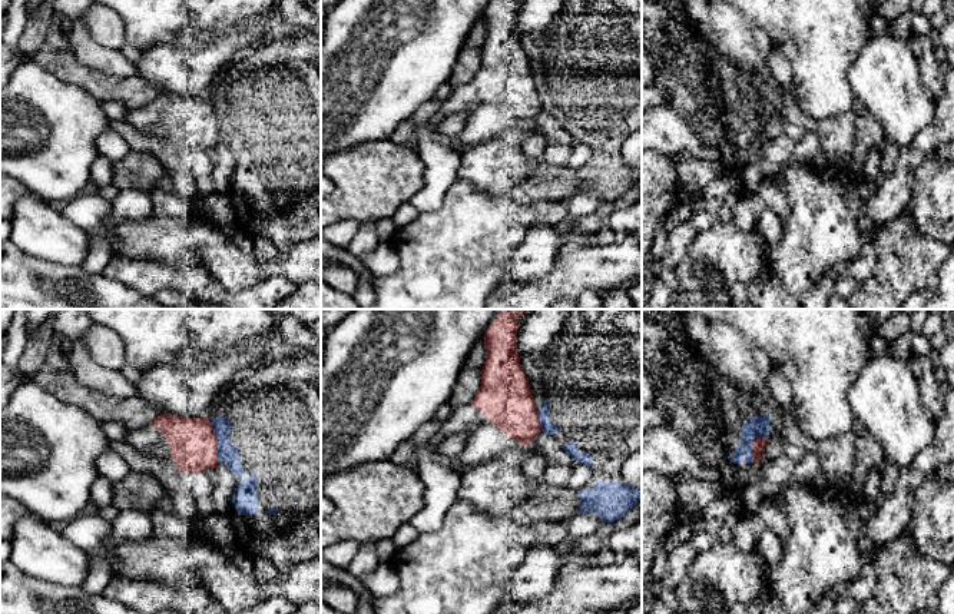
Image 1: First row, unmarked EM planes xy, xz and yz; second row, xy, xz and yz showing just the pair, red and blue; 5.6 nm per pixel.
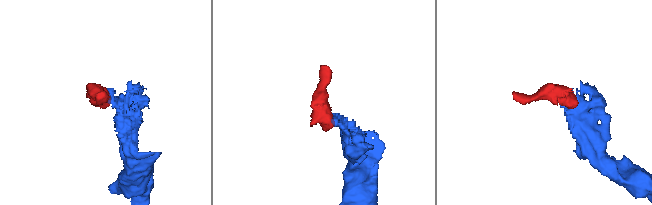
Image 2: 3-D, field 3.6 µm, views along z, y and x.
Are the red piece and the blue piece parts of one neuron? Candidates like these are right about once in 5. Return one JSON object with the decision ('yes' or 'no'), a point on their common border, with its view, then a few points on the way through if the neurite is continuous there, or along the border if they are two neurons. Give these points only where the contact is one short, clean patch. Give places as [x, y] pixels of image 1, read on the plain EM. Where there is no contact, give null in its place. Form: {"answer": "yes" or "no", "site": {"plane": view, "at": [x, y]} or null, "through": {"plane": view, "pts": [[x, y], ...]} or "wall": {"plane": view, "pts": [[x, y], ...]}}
{"answer": "no", "site": {"plane": "xy", "at": [217, 119]}}

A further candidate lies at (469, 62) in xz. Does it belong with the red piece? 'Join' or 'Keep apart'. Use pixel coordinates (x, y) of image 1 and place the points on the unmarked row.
Keep apart

